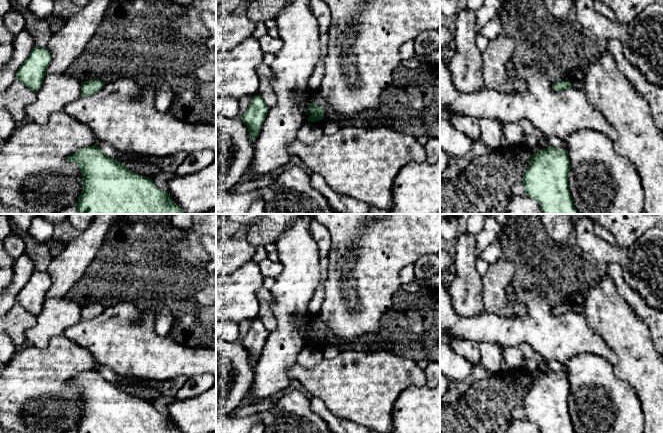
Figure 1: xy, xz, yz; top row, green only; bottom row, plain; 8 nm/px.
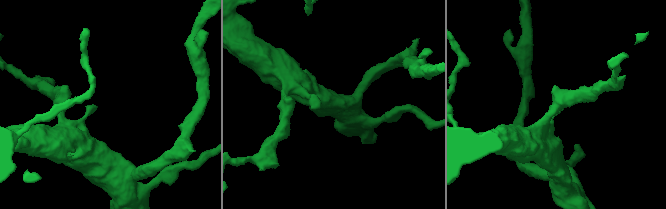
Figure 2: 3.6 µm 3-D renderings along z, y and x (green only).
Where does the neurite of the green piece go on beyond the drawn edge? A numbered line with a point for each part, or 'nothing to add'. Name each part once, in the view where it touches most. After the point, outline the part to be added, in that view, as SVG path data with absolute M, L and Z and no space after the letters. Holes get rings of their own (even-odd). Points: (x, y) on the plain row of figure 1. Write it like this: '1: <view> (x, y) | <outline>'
nothing to add

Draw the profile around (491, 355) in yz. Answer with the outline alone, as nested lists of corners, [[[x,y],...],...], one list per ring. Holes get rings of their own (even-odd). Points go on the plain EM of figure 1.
[[[483,342],[479,345],[480,348],[480,363],[484,365],[486,369],[494,373],[495,375],[501,368],[503,359],[503,348],[495,343]]]

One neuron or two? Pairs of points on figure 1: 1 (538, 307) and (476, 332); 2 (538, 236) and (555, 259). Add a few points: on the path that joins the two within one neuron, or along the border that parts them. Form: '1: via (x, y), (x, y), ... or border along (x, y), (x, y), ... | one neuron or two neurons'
1: via (526, 323), (522, 327), (492, 328) | one neuron
2: via (538, 242), (549, 253) | one neuron

